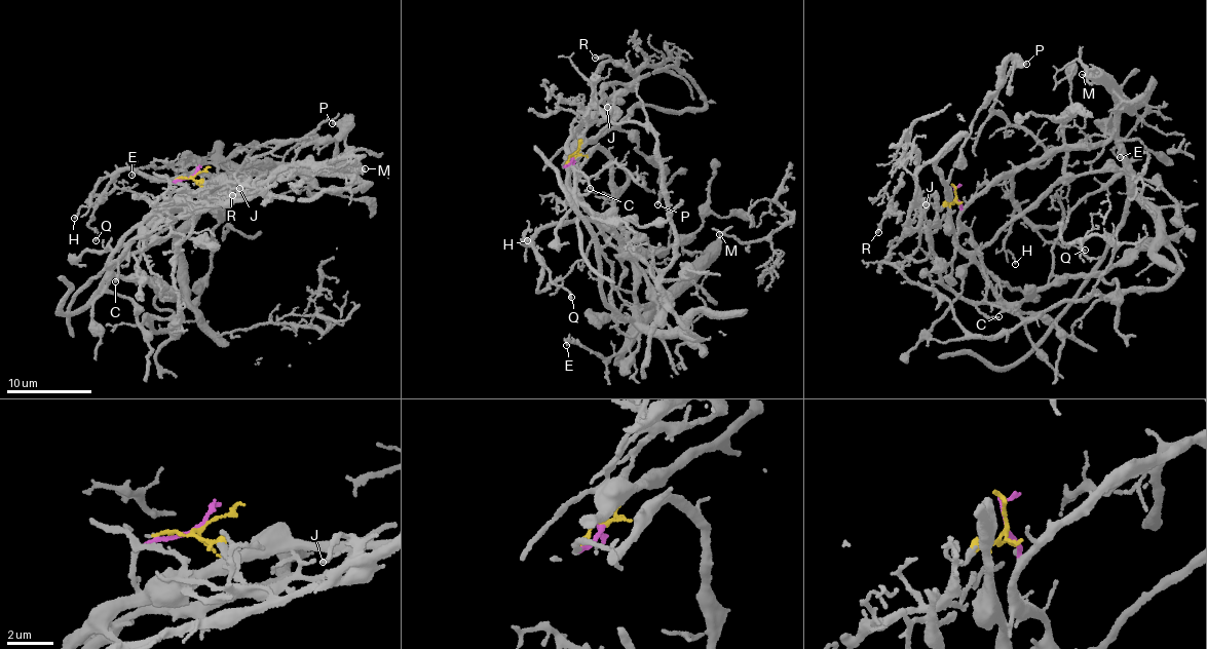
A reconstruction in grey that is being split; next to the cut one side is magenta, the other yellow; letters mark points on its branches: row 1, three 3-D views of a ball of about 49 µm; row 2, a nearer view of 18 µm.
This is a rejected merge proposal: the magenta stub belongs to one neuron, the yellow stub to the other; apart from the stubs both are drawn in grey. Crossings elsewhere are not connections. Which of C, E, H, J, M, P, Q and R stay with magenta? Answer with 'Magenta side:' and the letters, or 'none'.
Magenta side: E, H, M, Q

